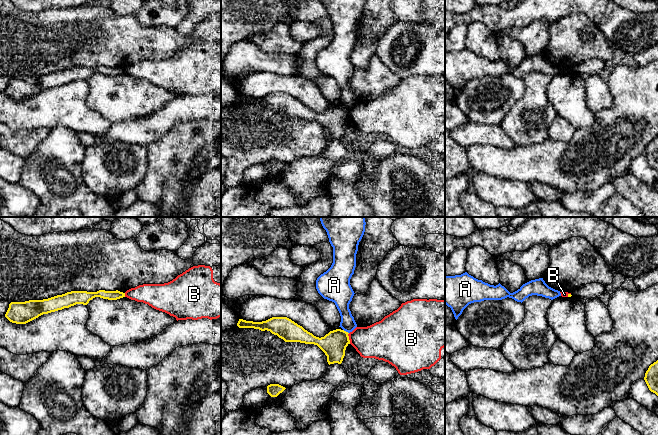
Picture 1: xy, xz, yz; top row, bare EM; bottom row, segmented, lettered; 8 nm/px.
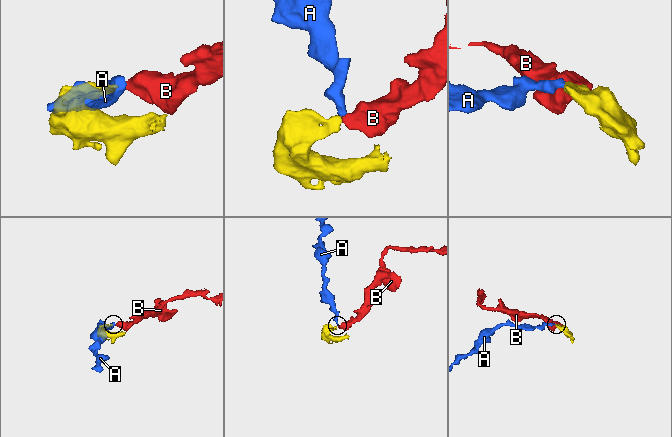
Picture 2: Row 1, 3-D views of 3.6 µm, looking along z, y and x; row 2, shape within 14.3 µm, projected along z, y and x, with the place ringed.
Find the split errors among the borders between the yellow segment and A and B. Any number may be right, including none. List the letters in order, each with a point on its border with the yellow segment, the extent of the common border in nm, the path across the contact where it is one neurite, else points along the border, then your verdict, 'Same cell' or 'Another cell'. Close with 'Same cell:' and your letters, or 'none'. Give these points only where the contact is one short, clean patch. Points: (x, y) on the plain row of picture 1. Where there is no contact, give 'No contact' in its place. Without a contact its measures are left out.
A: Touches yellow at xz (345, 107). Shared border 60 nm. Boundary: xz (343, 105), (348, 109). Another cell
B: Touches yellow at xz (348, 114). Shared border 90 nm. Boundary: xz (348, 109), (350, 119). Another cell
Same cell: none

